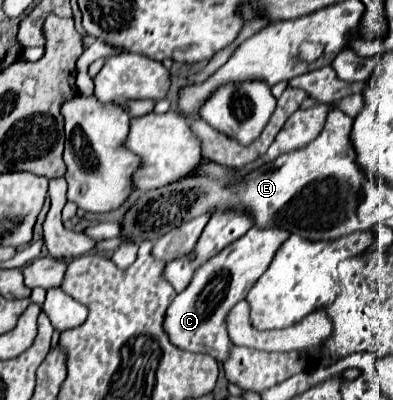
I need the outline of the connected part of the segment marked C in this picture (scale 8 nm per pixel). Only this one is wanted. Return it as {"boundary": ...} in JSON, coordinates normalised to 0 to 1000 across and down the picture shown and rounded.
{"boundary":[[[644,565],[623,590],[567,620],[552,640],[527,650],[491,690],[481,715],[450,735],[420,785],[415,825],[425,830],[430,850],[466,875],[511,880],[542,890],[557,905],[583,895],[593,855],[578,835],[578,790],[588,770],[628,740],[659,690],[690,660],[715,600],[730,600],[735,580],[710,570],[654,570]]]}

